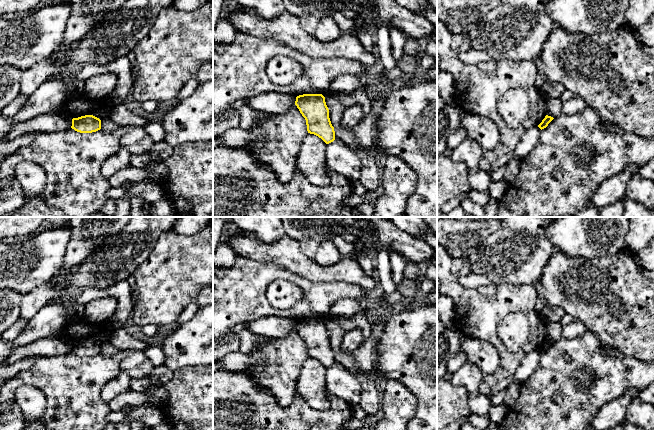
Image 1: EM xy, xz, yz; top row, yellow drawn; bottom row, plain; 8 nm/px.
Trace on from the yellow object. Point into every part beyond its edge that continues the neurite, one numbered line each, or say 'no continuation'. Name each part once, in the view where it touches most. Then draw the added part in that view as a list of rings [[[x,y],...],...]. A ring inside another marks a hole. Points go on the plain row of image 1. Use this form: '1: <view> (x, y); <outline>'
1: xy (57, 345); [[[61,335],[50,336],[34,340],[33,342],[17,347],[14,352],[0,365],[9,365],[25,357],[50,357],[65,355],[72,350],[72,343]]]

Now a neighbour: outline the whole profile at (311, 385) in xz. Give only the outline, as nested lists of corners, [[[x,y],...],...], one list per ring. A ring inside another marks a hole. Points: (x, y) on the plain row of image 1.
[[[307,357],[297,380],[296,391],[314,410],[327,411],[331,403],[326,389],[327,368],[318,360]]]

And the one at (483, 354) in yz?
[[[464,336],[460,350],[466,355],[466,361],[475,364],[483,376],[492,374],[499,366],[498,351],[486,340]]]

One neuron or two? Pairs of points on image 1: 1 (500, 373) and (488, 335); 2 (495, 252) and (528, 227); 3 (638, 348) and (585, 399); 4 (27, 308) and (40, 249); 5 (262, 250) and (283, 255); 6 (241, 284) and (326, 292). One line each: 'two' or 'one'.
1: one
2: one
3: two
4: two
5: one
6: one

